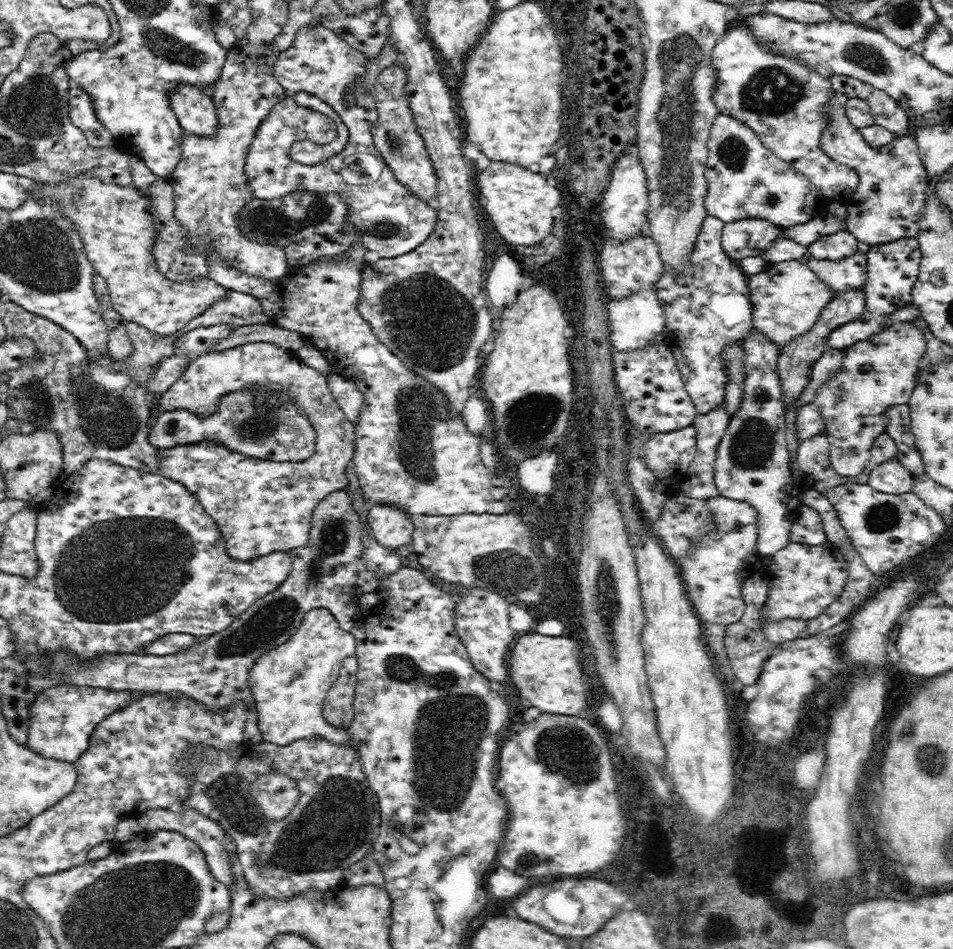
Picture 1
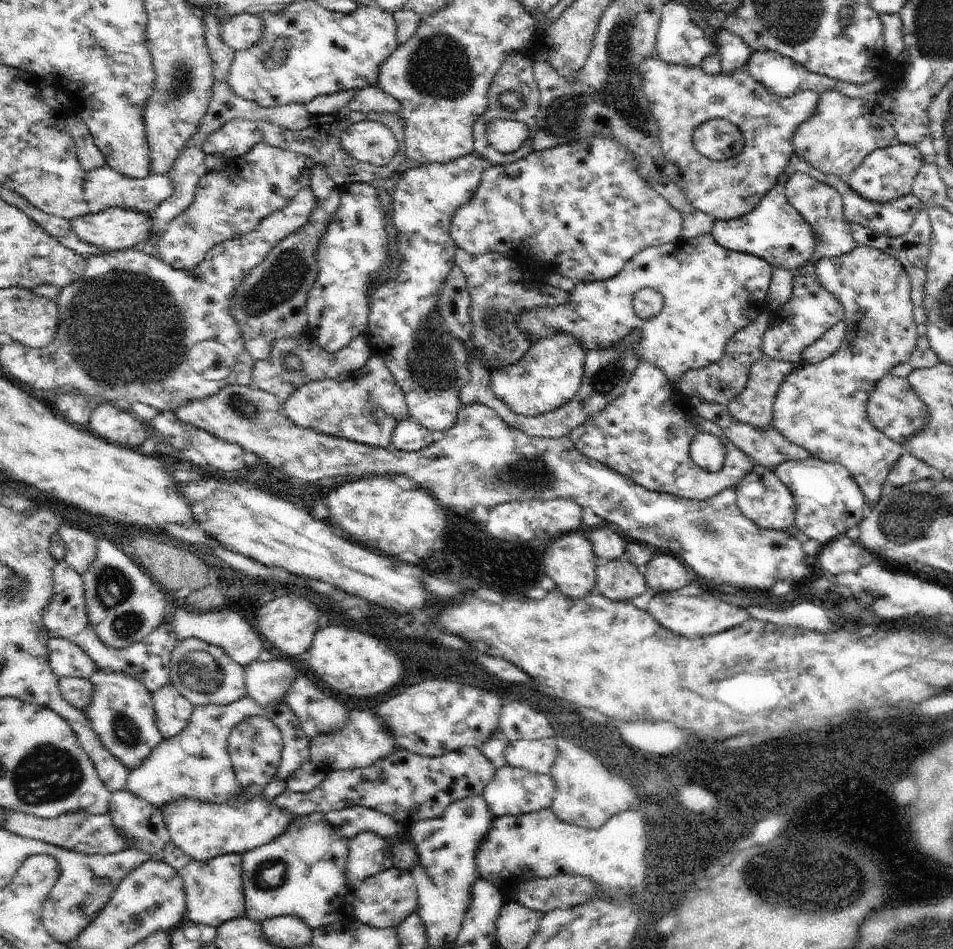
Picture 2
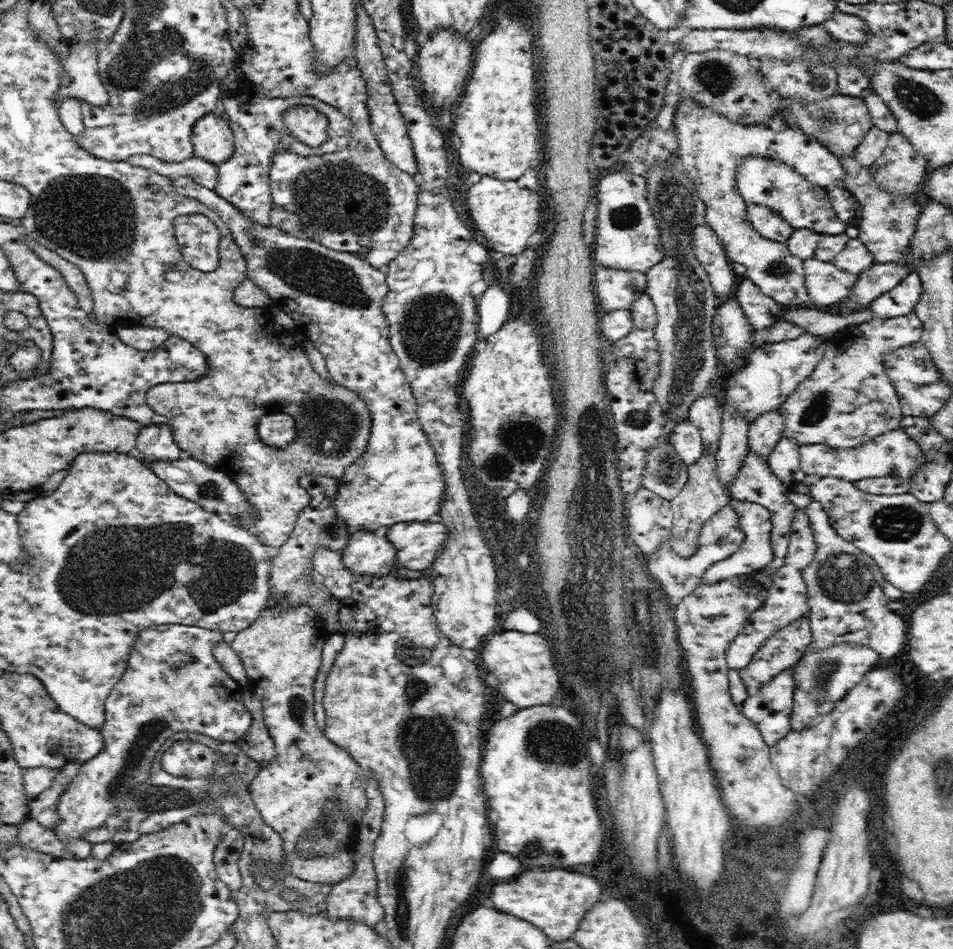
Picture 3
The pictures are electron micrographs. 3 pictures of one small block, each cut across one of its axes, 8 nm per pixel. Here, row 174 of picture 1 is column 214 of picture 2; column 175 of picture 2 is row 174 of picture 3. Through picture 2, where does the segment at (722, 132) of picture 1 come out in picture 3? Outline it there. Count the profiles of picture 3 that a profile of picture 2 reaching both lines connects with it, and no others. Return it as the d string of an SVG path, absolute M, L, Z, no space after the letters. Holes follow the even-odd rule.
M762 156L746 158L742 164L738 164L736 182L738 182L736 184L738 192L746 204L762 204L762 206L772 208L786 222L790 222L796 230L812 228L812 232L818 232L824 236L838 236L838 234L844 234L848 228L838 218L838 212L834 210L828 198L828 190L822 190L816 184L808 182L802 174L790 170L780 160L762 158Z

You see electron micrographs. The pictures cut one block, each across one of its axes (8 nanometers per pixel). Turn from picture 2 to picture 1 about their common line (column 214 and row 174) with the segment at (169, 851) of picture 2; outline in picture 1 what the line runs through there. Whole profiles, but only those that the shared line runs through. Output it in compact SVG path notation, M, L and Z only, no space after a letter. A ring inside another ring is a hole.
M840 96L832 100L832 116L828 120L830 124L820 136L820 148L832 160L836 160L838 164L846 164L860 176L858 190L848 200L846 230L856 236L858 242L864 242L868 246L918 238L920 220L930 190L930 178L918 154L918 140L912 134L894 136L892 144L886 144L880 150L870 148L860 130L846 122L842 104L844 100Z

